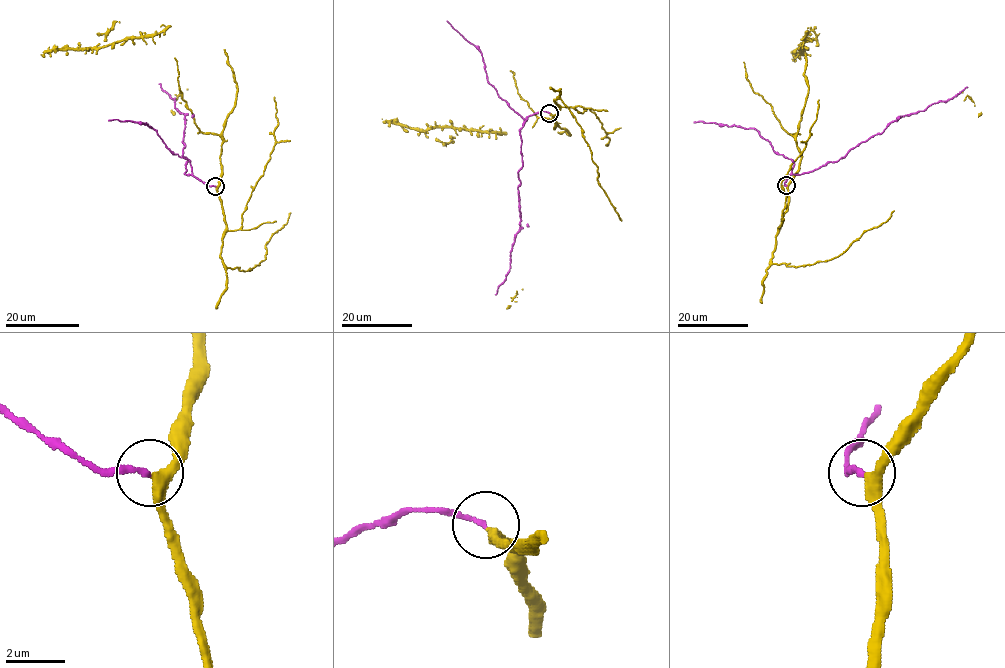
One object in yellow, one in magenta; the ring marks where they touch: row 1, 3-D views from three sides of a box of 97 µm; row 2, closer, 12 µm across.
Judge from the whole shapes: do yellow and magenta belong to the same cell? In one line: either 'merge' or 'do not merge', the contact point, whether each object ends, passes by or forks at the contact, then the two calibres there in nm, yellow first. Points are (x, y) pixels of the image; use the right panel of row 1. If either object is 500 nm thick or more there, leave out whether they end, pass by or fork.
merge; at (786, 185); yellow passes by; magenta ends there; 360 nm thick on the yellow side, 160 nm on the other

